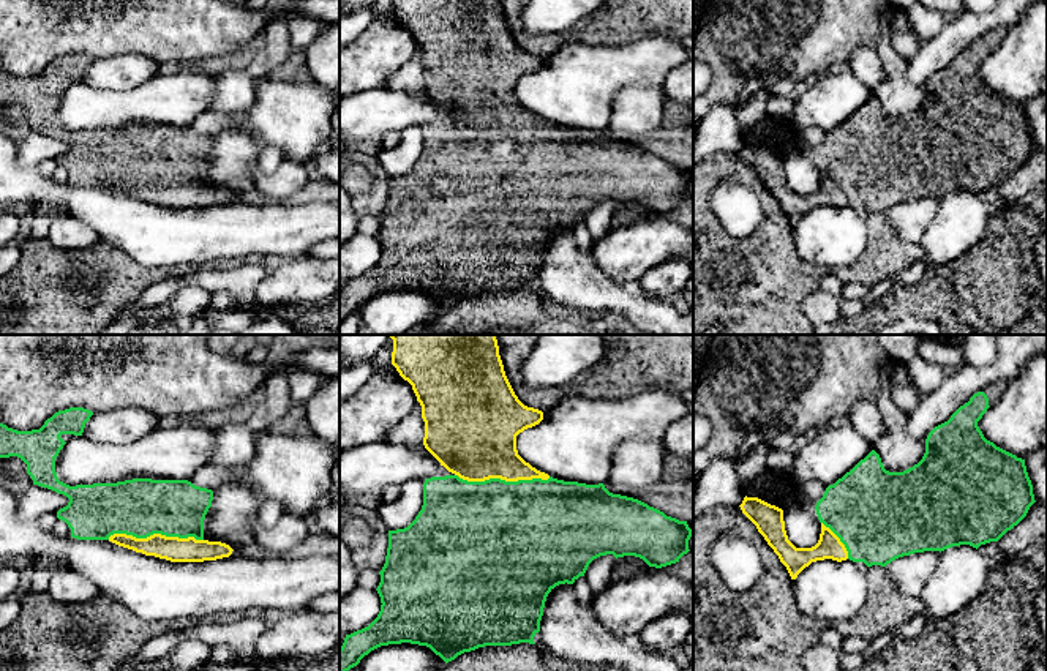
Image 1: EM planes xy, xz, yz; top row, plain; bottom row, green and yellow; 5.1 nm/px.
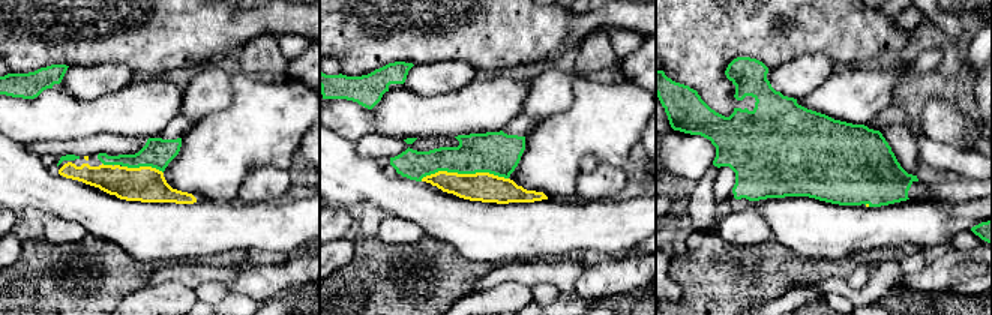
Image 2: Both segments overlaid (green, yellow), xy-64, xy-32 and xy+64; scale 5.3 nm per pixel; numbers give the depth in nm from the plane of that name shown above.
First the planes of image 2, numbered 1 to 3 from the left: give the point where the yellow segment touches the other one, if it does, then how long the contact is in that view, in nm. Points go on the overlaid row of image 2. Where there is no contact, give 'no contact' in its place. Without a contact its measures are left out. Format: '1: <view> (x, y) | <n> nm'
1: xy-64 (143, 165) | 220 nm
2: xy-32 (464, 173) | 480 nm
3: xy+64 (868, 203) | 30 nm

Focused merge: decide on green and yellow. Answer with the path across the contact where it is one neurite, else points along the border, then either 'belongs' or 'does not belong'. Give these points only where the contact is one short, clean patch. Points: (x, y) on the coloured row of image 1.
belongs

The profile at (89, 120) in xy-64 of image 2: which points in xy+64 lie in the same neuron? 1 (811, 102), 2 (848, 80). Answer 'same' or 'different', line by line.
1: same
2: same

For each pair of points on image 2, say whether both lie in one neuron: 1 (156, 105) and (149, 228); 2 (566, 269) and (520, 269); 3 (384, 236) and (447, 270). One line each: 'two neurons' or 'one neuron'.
1: two neurons
2: one neuron
3: two neurons

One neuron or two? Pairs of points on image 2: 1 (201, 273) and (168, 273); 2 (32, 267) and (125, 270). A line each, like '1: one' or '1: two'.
1: one
2: one

